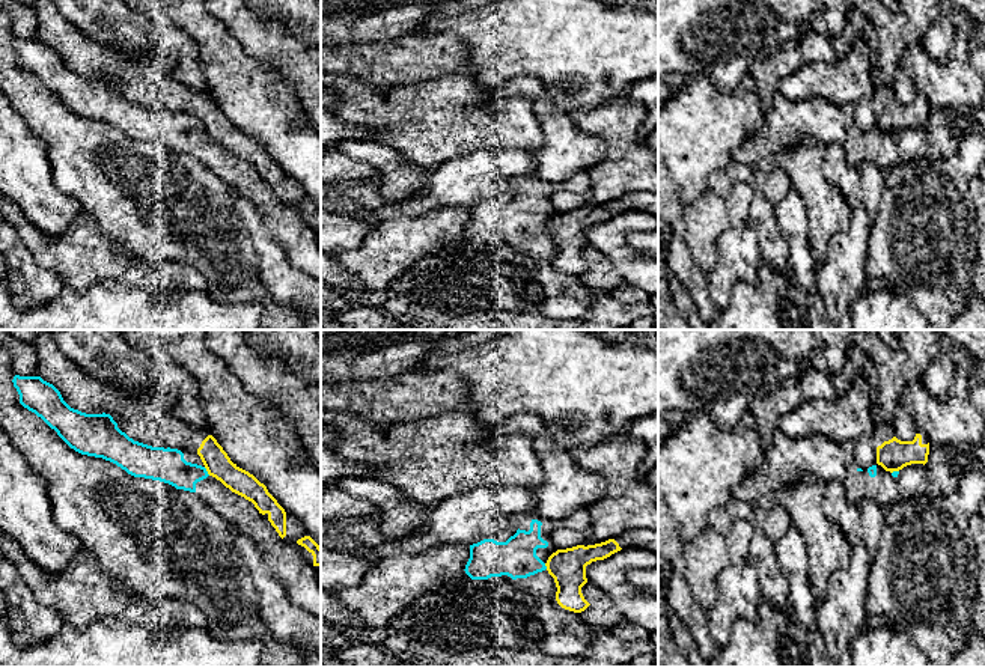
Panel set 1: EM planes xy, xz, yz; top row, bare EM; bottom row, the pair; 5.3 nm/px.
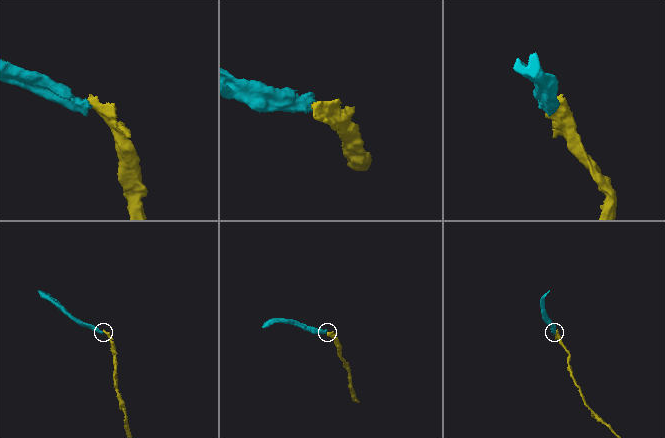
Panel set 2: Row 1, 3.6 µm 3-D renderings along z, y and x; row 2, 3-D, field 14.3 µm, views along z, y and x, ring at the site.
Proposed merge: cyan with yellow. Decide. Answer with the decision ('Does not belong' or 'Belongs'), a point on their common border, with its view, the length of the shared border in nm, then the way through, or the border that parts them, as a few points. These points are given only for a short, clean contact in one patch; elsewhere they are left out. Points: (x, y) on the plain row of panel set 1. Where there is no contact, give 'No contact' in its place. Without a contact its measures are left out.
Does not belong. Touches cyan at xy (207, 134). Shared border 60 nm. Boundary: xy (204, 130), (210, 137)

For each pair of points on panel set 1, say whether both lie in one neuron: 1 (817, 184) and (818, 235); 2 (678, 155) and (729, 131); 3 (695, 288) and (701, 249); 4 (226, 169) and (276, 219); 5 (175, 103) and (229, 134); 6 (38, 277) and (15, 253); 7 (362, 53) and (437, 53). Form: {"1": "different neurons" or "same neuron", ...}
{"1": "same neuron", "2": "same neuron", "3": "different neurons", "4": "same neuron", "5": "same neuron", "6": "same neuron", "7": "same neuron"}

